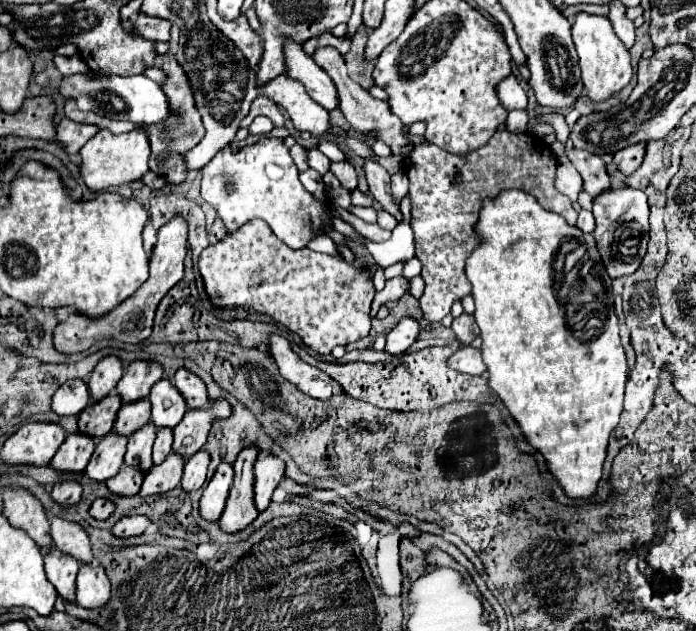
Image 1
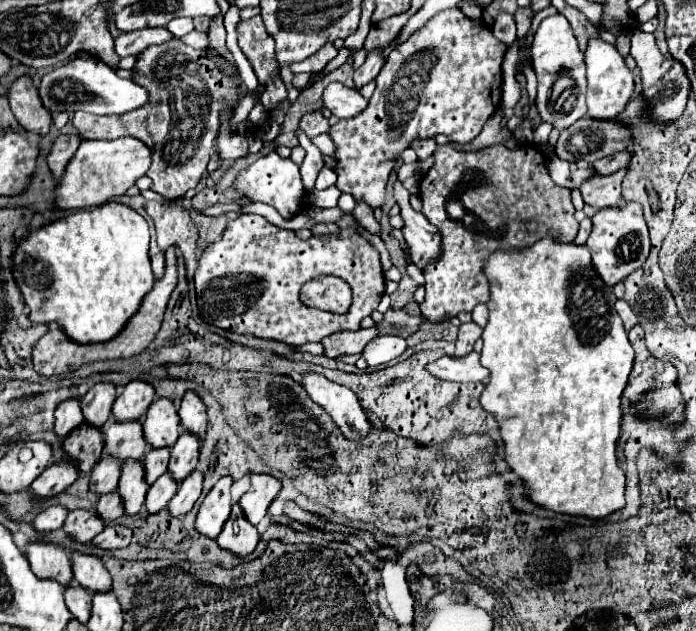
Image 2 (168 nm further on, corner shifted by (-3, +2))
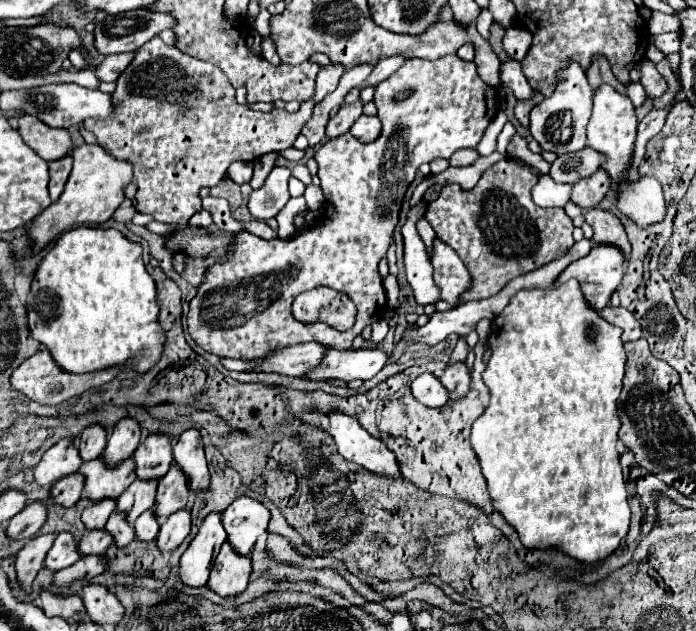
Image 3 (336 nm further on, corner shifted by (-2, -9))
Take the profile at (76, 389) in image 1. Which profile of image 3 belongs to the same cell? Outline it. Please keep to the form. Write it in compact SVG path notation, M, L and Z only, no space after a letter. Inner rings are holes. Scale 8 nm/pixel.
M71 438L59 440L55 446L51 446L41 462L35 466L35 482L39 486L51 486L53 482L61 480L63 476L75 474L79 466L83 464L77 448L73 446Z

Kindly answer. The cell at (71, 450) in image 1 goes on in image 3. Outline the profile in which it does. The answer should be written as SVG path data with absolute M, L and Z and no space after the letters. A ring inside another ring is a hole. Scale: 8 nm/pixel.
M39 502L25 506L25 510L21 510L7 526L7 536L21 540L21 538L33 538L39 528L45 524L47 518L47 508Z

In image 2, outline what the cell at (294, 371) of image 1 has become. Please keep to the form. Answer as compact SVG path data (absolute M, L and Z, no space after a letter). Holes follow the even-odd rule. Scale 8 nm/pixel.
M304 373L302 387L314 403L318 403L330 413L334 423L348 439L358 439L368 433L370 421L360 407L354 391L344 385L332 383L318 373Z

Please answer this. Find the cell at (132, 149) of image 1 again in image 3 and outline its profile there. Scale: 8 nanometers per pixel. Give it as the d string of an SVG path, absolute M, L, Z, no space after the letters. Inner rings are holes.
M81 144L79 148L75 148L73 170L61 198L53 202L41 216L37 216L27 228L33 252L41 252L49 242L57 240L73 226L97 226L107 222L119 208L119 204L125 200L123 188L129 182L133 182L133 166L129 162L109 156L107 152L103 152L101 146Z

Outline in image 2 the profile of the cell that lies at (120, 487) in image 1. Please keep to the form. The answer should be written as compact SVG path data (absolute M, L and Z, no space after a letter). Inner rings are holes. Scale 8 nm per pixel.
M104 493L104 495L100 495L98 505L96 505L96 513L104 521L114 521L114 519L122 517L124 507L120 507L120 493Z

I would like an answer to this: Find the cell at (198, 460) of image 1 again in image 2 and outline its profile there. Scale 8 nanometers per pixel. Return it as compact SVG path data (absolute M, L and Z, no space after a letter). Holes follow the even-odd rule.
M192 471L188 475L188 479L184 479L178 487L178 493L174 495L174 499L168 503L168 509L174 517L178 515L184 515L192 509L192 505L196 503L196 499L200 497L200 491L202 491L202 481L204 481L204 475L200 471Z

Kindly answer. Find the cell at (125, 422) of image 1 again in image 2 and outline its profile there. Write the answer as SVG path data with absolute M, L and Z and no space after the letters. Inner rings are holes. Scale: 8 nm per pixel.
M112 421L108 427L104 425L104 451L106 455L118 459L140 459L144 455L146 441L142 433L142 421Z

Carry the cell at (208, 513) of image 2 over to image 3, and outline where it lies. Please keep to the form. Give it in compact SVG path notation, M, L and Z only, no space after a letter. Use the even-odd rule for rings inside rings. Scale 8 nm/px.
M209 514L179 560L179 578L185 586L199 588L207 584L213 560L219 554L219 548L225 540L227 534L223 532L221 514Z

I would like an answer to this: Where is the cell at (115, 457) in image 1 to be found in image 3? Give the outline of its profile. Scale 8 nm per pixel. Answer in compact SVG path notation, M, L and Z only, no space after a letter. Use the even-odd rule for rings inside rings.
M101 500L101 502L85 508L81 520L87 530L103 530L107 524L107 518L113 512L115 512L115 500Z

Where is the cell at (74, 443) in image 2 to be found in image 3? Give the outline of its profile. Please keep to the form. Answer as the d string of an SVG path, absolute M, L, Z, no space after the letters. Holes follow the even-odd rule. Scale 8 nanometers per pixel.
M71 474L71 476L65 476L63 480L59 480L57 484L51 486L49 498L57 506L71 508L81 498L81 490L83 490L83 476L81 474Z

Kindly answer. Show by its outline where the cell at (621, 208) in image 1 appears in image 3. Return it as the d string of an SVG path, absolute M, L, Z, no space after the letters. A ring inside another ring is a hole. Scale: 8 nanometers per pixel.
M593 246L593 250L585 256L569 264L557 278L557 284L565 284L575 278L581 286L585 300L593 310L601 310L609 304L611 294L619 286L625 274L625 258L615 246Z

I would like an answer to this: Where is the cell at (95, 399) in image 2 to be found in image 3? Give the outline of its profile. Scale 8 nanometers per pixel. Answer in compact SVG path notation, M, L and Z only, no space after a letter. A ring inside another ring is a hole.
M91 426L81 434L81 446L79 446L79 456L83 458L83 462L87 460L95 460L103 454L107 444L107 436L105 430L101 426Z

